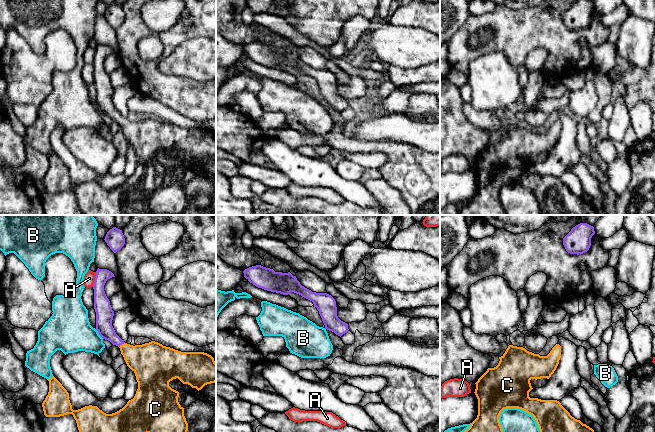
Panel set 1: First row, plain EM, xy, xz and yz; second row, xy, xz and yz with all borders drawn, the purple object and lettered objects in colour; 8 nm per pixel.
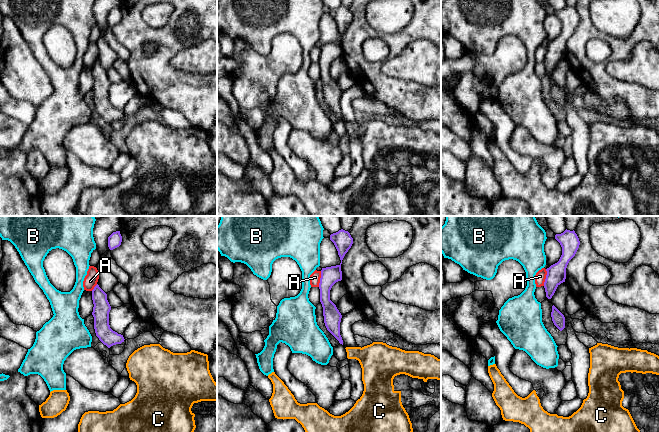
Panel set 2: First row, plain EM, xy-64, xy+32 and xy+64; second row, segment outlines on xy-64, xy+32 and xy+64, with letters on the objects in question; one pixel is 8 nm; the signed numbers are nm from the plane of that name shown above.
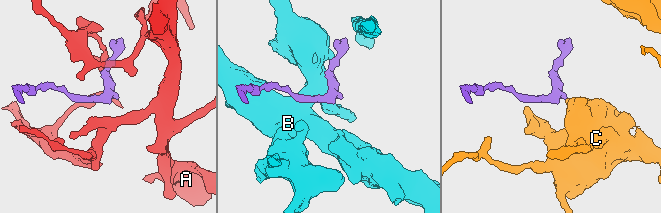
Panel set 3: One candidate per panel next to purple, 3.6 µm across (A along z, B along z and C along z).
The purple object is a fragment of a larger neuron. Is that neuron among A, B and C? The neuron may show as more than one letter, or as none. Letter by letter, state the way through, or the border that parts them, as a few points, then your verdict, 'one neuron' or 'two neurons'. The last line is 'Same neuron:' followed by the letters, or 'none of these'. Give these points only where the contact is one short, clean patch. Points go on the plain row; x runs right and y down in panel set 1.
A: along xy (96, 48), (92, 62) | two neurons
B: along xy (95, 105), (103, 114) | two neurons
C: across xy (104, 94), (104, 104), (121, 120), (134, 132), (147, 137) | one neuron
Same neuron: C

